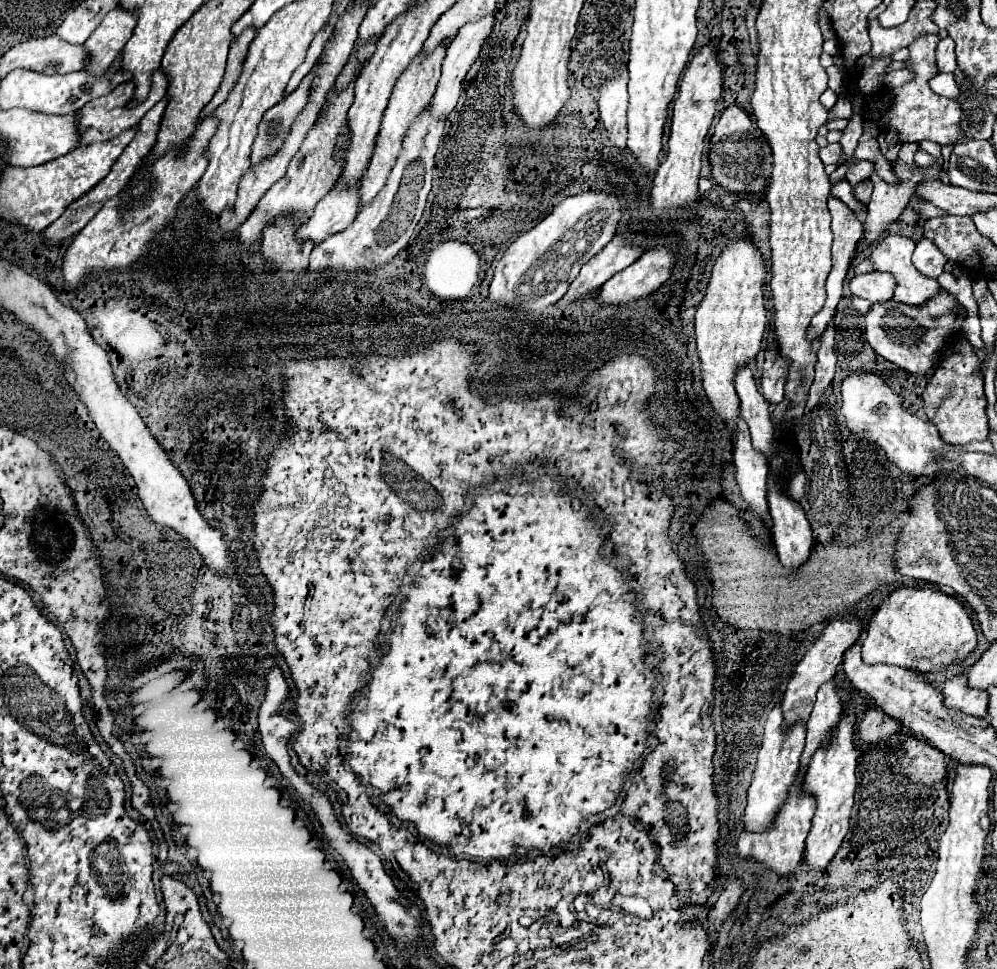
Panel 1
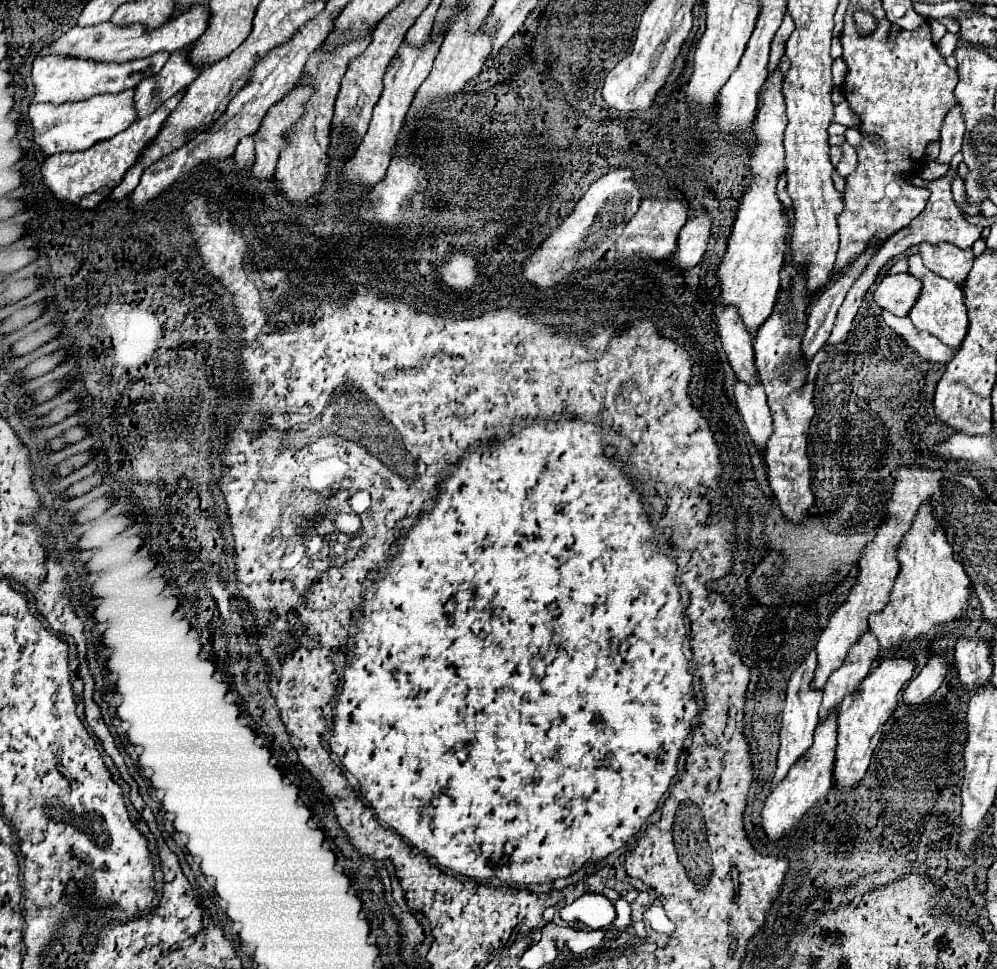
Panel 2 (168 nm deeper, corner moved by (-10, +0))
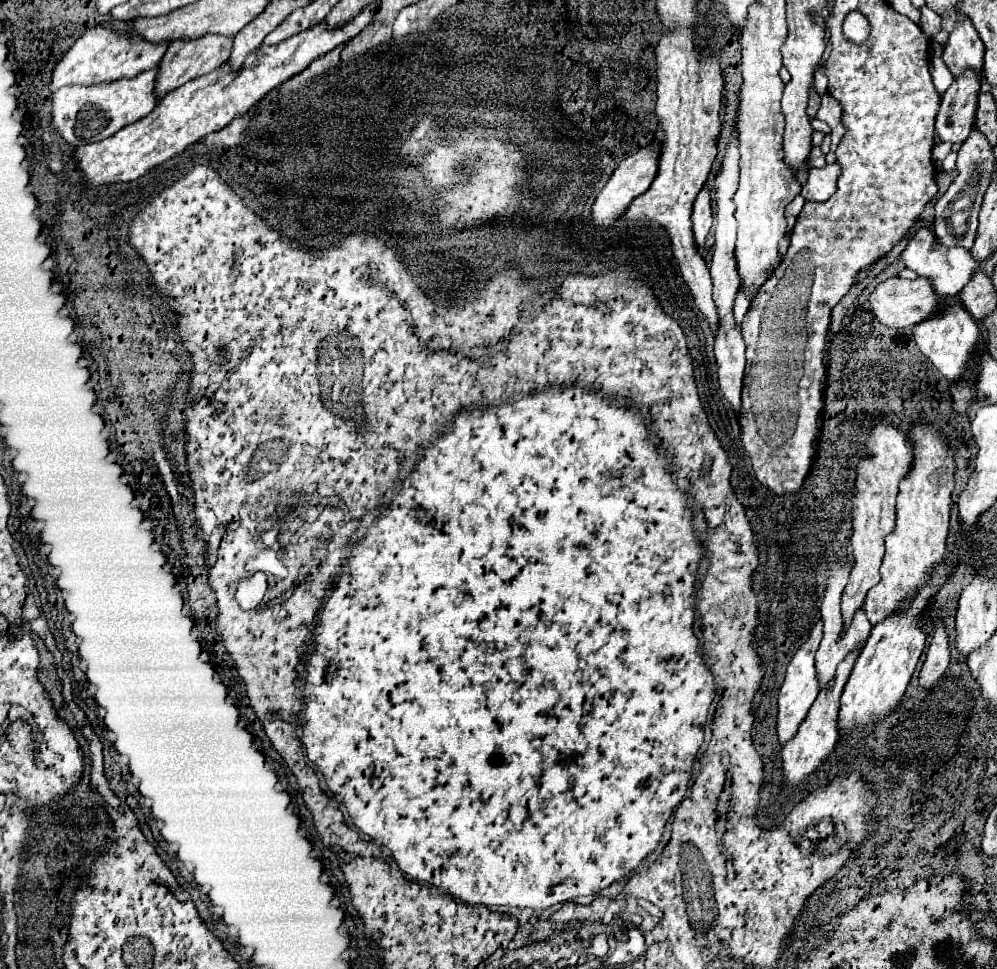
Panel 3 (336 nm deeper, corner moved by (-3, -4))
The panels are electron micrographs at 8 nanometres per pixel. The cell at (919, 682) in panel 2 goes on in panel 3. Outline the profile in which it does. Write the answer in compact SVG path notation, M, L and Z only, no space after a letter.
M939 620L933 640L927 650L927 658L925 658L921 674L919 674L919 686L921 688L933 686L945 674L947 664L949 664L949 636L945 632L943 622Z

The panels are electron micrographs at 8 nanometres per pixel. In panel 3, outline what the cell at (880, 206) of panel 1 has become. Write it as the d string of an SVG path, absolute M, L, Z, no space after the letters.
M965 72L943 94L941 108L935 118L935 132L943 142L961 144L967 138L975 122L979 88L981 78L977 78L973 72Z

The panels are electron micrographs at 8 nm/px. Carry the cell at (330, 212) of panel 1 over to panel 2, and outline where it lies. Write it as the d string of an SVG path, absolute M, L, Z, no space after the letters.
M436 34L436 38L430 38L420 46L420 48L414 48L410 46L406 40L400 44L394 60L390 62L386 74L384 74L384 88L382 88L382 94L380 94L380 100L376 102L374 106L374 114L372 114L372 120L370 120L370 128L360 144L360 150L356 152L356 156L346 164L344 172L342 172L342 178L346 182L356 182L356 184L362 184L362 186L374 186L376 182L380 182L384 176L386 176L386 170L390 166L390 150L396 142L396 134L398 130L402 128L402 122L404 122L404 116L412 104L412 98L414 98L414 92L418 90L418 86L428 78L430 74L430 68L432 68L432 62L438 54L438 48L442 44L444 36Z

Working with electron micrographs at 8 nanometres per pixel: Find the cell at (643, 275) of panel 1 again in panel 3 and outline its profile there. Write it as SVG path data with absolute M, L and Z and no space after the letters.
M703 188L697 194L697 200L693 204L691 222L693 222L693 238L697 242L697 248L701 248L705 242L705 236L711 228L711 194L707 188Z

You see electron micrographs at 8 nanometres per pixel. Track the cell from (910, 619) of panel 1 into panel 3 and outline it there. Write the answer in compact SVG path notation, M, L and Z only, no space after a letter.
M931 426L913 430L913 452L915 462L911 472L905 476L897 496L897 526L885 538L885 558L881 564L881 582L867 592L863 610L869 622L875 626L897 614L903 602L917 594L919 584L925 584L933 568L943 564L947 556L947 534L949 534L949 510L953 492L953 454L947 452L945 442Z

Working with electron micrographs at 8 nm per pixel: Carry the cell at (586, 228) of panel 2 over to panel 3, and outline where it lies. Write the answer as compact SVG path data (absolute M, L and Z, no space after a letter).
M655 140L651 146L637 150L635 154L627 156L611 174L611 178L607 180L607 184L603 186L601 194L595 198L593 202L593 212L591 212L591 220L593 222L601 222L601 218L605 218L607 214L611 214L609 210L613 210L613 218L617 220L621 214L625 214L625 210L629 208L629 204L641 196L641 192L647 192L649 184L653 182L655 174L657 174L657 158L659 158L659 140Z

